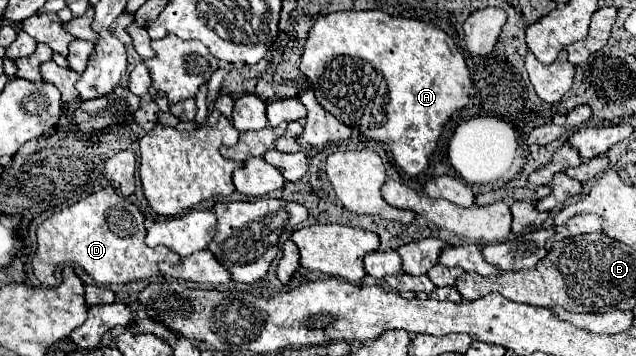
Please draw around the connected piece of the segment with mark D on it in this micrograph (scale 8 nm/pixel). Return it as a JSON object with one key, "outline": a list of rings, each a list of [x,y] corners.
{"outline":[[[103,188],[79,200],[77,204],[53,214],[37,228],[37,252],[31,262],[35,278],[45,286],[53,286],[53,274],[57,266],[65,266],[65,264],[79,264],[99,284],[127,284],[131,280],[145,280],[153,276],[157,278],[161,262],[177,264],[181,258],[173,254],[173,250],[169,248],[161,248],[161,246],[149,248],[145,244],[145,236],[147,236],[147,228],[145,228],[143,212],[135,204],[119,196],[115,188]]]}

